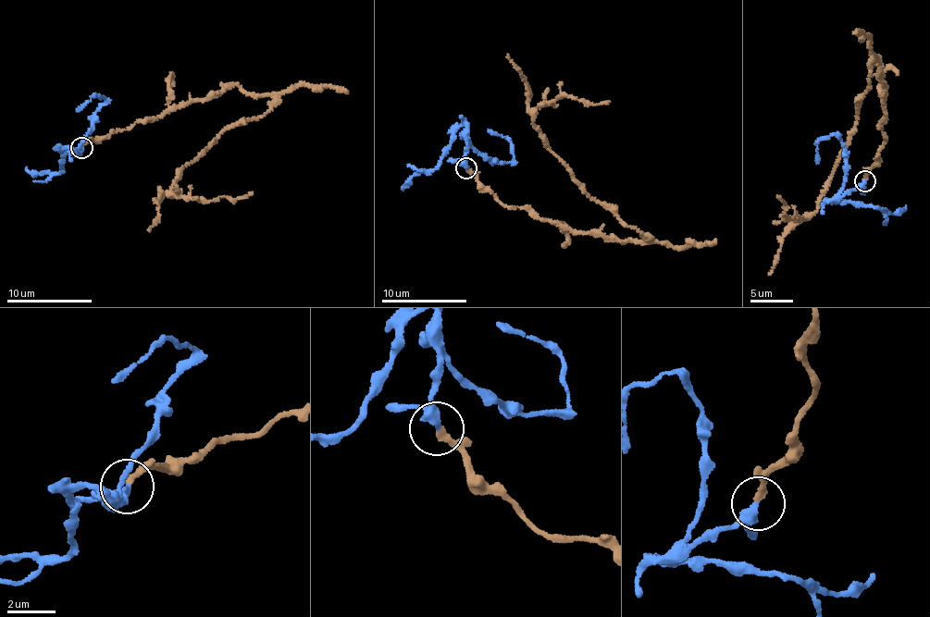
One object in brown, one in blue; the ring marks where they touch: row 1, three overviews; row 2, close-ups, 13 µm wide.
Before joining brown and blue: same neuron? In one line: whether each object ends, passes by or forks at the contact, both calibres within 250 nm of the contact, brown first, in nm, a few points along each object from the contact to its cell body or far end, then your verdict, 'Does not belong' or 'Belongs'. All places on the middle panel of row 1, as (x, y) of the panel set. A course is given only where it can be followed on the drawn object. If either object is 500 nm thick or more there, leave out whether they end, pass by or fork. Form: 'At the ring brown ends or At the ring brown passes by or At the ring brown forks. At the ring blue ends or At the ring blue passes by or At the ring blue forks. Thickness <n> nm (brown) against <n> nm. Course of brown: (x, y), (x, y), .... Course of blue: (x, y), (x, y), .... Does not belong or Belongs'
At the ring brown ends. At the ring blue passes by. Thickness 260 nm (brown) against 280 nm. Course of brown: (467, 167), (504, 204), (575, 233), (647, 240), (577, 185), (533, 121), (538, 107), (566, 96), (610, 102). Course of blue: (465, 168), (466, 128), (464, 125), (453, 130), (448, 153), (433, 168), (410, 176), (402, 191). Belongs

